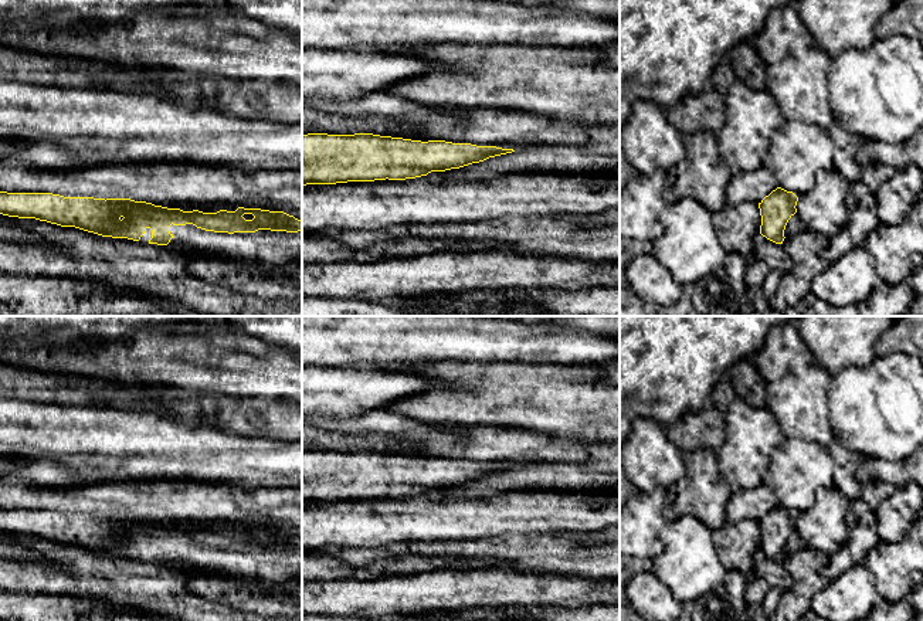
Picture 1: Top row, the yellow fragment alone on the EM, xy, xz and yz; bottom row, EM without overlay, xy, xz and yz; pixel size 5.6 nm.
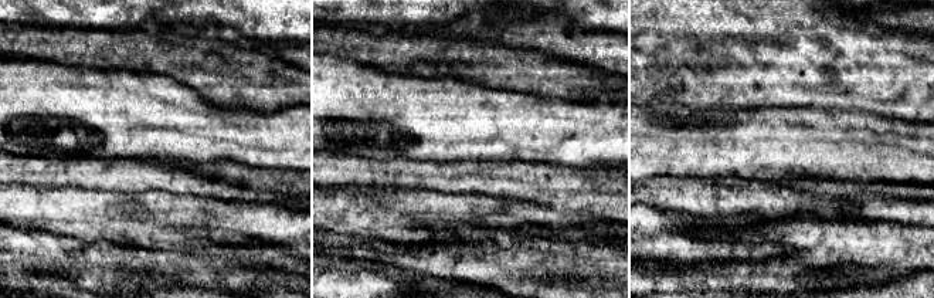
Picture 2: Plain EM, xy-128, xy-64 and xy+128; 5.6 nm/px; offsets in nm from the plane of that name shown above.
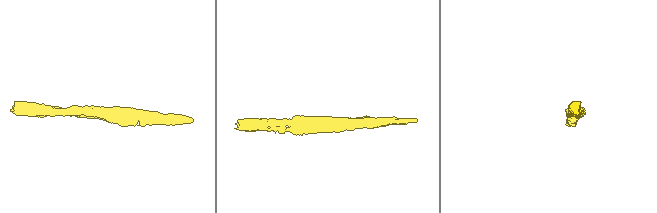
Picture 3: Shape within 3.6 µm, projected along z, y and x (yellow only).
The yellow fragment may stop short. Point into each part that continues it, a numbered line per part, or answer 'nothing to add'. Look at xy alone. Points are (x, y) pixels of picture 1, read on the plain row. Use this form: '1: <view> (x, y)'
1: xy (274, 566)

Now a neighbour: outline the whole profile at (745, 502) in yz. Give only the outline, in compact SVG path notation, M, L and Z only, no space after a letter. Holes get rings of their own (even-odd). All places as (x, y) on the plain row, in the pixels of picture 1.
M766 482L756 488L733 488L725 516L729 522L743 519L754 519L759 522L777 505L778 500Z

